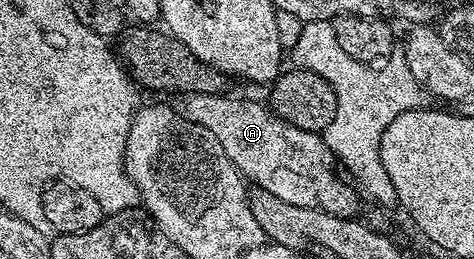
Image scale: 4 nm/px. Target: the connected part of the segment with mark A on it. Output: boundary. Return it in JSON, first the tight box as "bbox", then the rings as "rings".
{"bbox":[181,94,360,219],"rings":[[[226,94],[187,95],[182,100],[181,110],[187,118],[209,129],[209,133],[221,141],[225,157],[233,161],[244,180],[255,179],[260,190],[281,197],[281,201],[289,201],[289,205],[318,207],[339,219],[349,219],[356,214],[360,192],[342,174],[335,175],[337,160],[327,148],[322,134],[289,125],[266,103],[253,104],[240,97],[227,98]]]}

